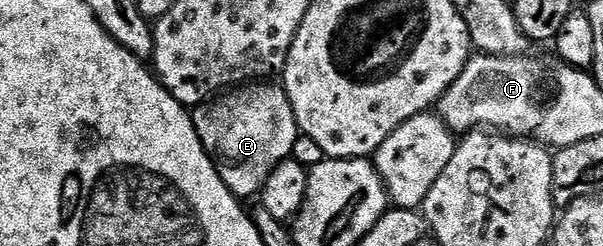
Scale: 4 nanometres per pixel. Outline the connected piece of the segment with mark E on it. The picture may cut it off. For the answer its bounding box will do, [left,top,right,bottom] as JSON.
[191,84,298,200]

